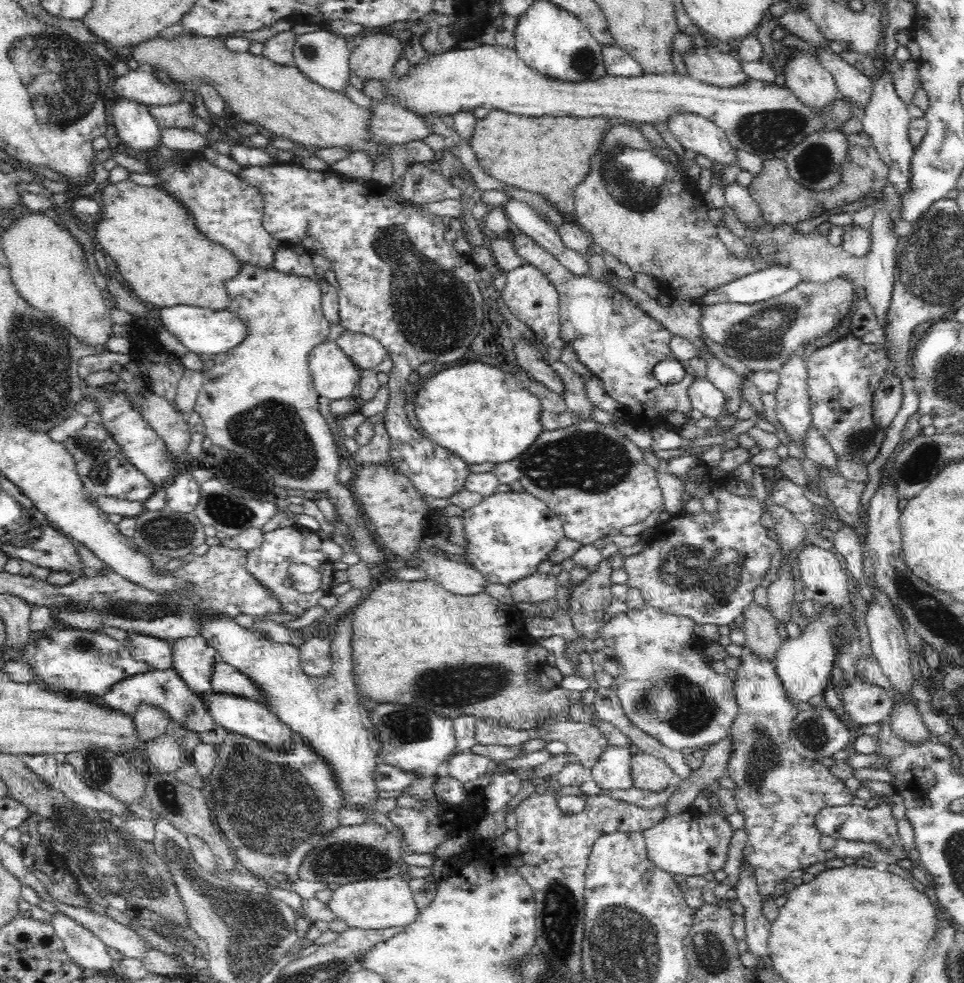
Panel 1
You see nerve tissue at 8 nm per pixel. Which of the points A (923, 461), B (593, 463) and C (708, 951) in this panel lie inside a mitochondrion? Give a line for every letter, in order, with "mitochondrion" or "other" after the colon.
A: mitochondrion
B: mitochondrion
C: mitochondrion

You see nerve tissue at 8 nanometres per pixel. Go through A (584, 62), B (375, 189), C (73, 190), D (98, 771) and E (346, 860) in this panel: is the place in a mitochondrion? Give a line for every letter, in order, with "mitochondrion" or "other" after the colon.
A: mitochondrion
B: other
C: other
D: mitochondrion
E: mitochondrion

